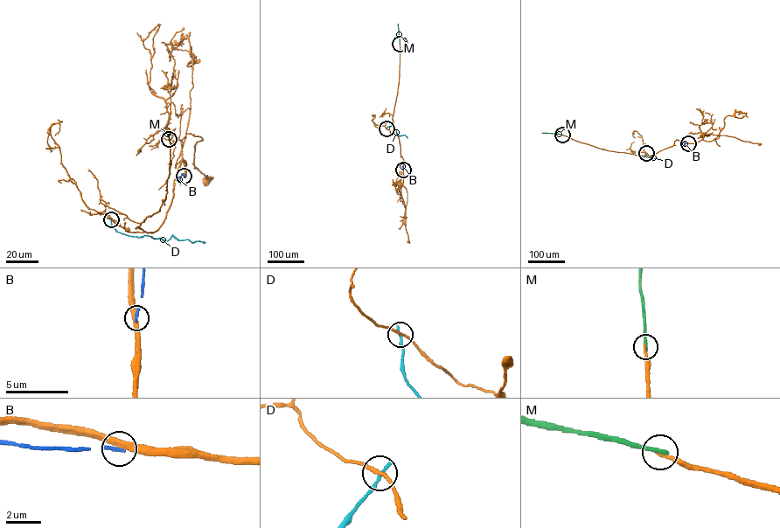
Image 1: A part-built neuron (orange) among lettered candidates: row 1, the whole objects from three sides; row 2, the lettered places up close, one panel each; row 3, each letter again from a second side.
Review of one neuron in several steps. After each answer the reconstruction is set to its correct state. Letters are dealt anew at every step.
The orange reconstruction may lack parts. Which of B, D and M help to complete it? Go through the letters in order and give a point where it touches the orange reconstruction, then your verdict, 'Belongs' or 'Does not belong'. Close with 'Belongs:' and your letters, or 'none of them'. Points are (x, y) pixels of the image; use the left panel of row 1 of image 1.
B: Touches orange at (184, 176). Does not belong
D: Touches orange at (111, 219). Does not belong
M: Touches orange at (169, 139). Does not belong
Belongs: none of them

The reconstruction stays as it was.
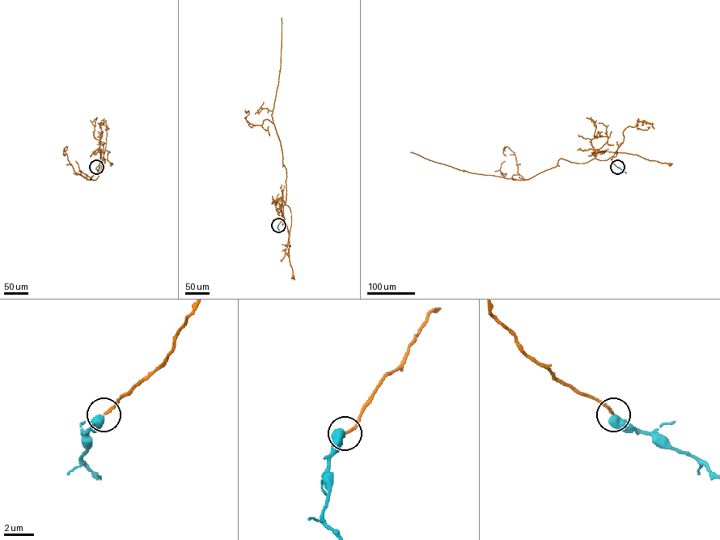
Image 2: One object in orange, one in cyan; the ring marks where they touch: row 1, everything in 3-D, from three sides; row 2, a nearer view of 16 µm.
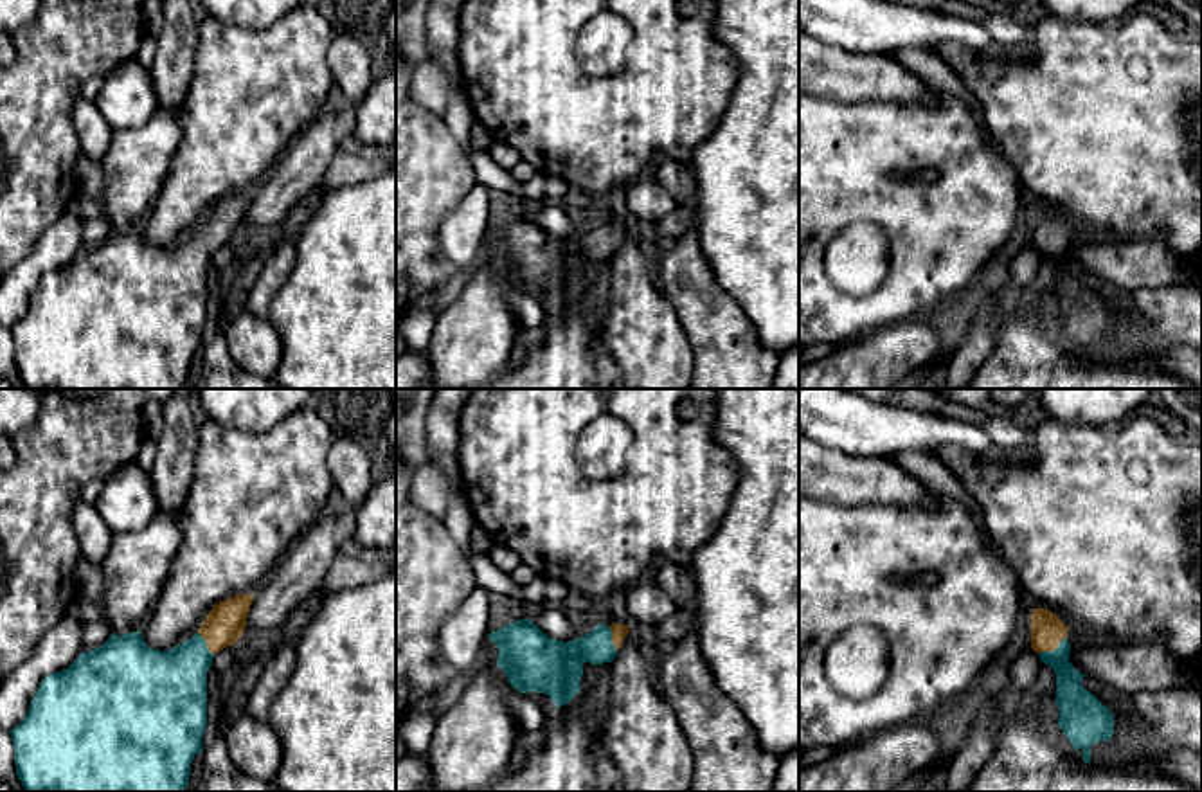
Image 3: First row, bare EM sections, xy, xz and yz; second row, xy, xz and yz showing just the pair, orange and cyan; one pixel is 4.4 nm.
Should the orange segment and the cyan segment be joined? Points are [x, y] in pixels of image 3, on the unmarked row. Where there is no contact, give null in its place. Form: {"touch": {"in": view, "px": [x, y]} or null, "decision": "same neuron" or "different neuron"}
{"touch": {"in": "yz", "px": [1051, 247]}, "decision": "same neuron"}

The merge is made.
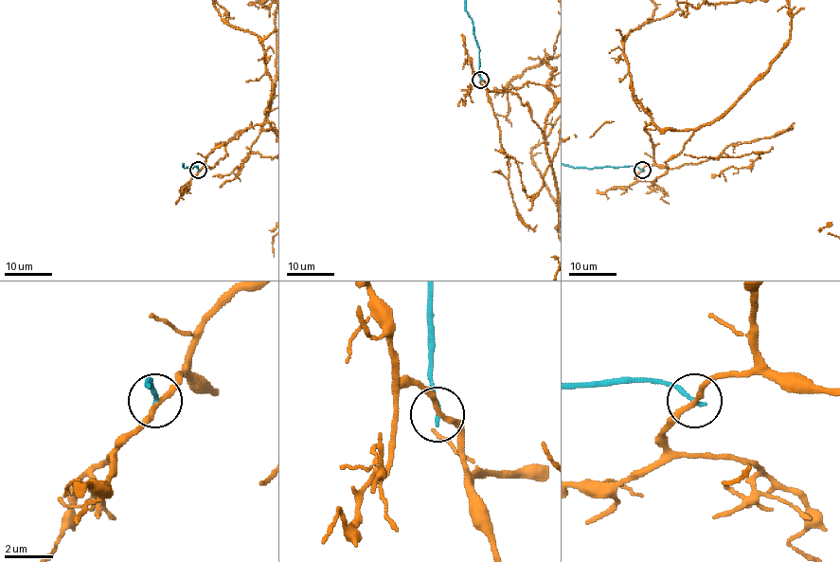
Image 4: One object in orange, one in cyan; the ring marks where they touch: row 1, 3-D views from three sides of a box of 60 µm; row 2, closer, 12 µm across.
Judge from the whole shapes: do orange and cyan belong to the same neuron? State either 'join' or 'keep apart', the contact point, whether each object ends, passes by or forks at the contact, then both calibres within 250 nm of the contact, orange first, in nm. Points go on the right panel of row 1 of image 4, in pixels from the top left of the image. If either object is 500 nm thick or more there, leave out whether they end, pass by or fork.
keep apart; place (642, 170); orange passes by; cyan ends; calibres 200 and 190 nm

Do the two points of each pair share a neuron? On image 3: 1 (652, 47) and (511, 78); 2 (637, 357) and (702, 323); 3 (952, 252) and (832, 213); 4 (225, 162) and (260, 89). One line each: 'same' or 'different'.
1: same
2: different
3: same
4: same

